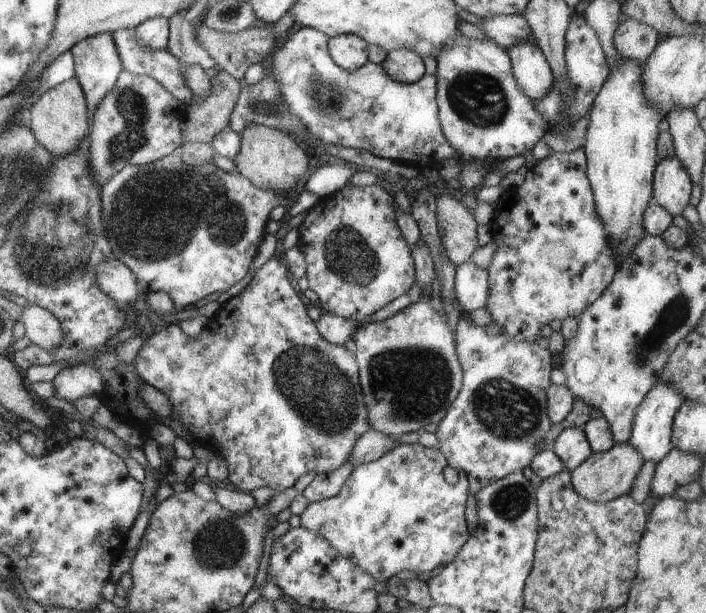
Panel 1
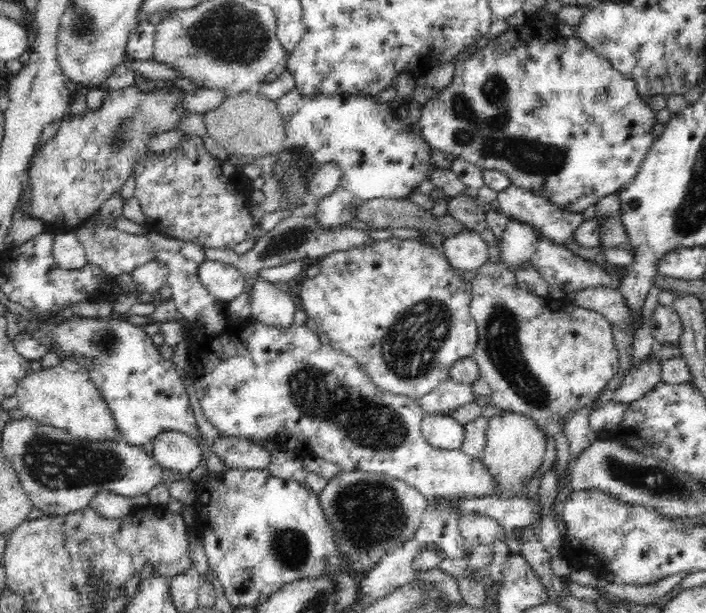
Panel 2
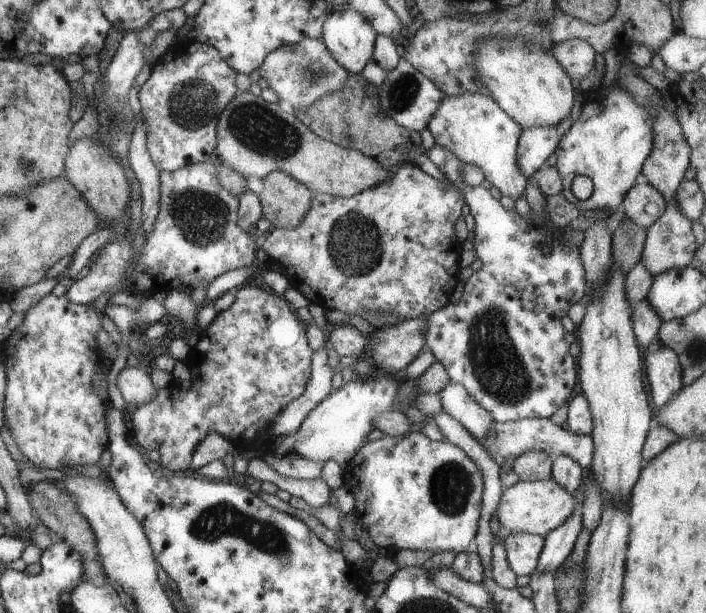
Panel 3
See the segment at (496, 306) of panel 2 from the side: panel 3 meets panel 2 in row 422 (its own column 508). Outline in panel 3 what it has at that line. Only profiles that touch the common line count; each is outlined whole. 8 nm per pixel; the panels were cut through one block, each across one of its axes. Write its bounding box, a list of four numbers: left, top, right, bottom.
[505,533,545,576]

